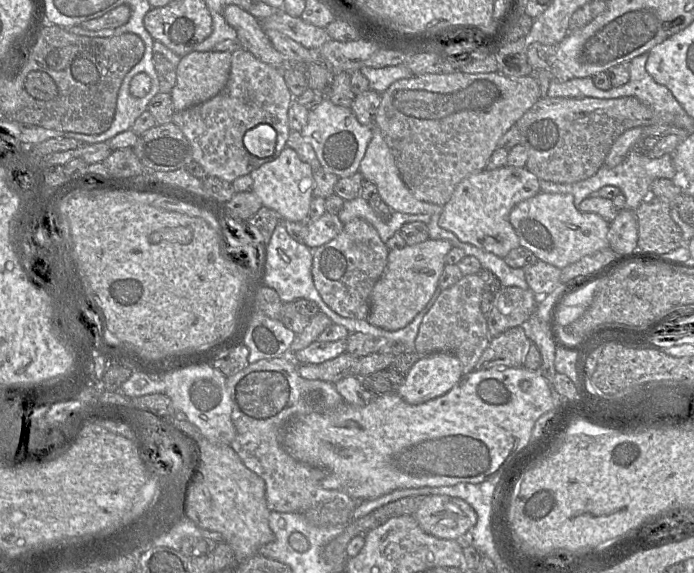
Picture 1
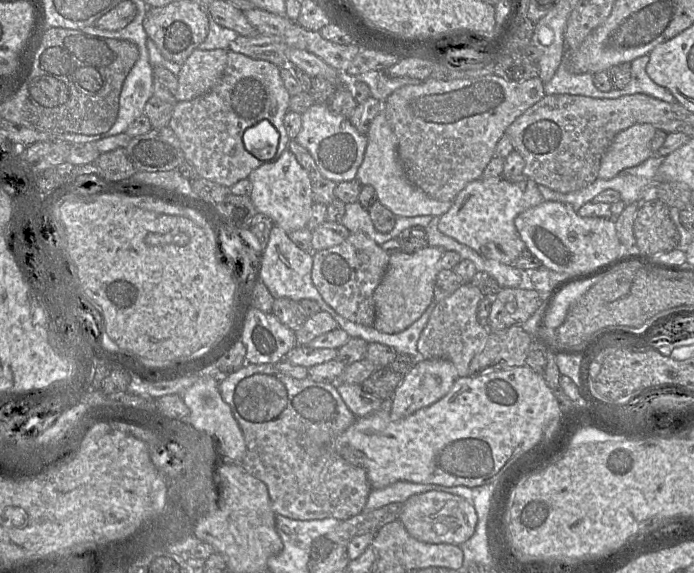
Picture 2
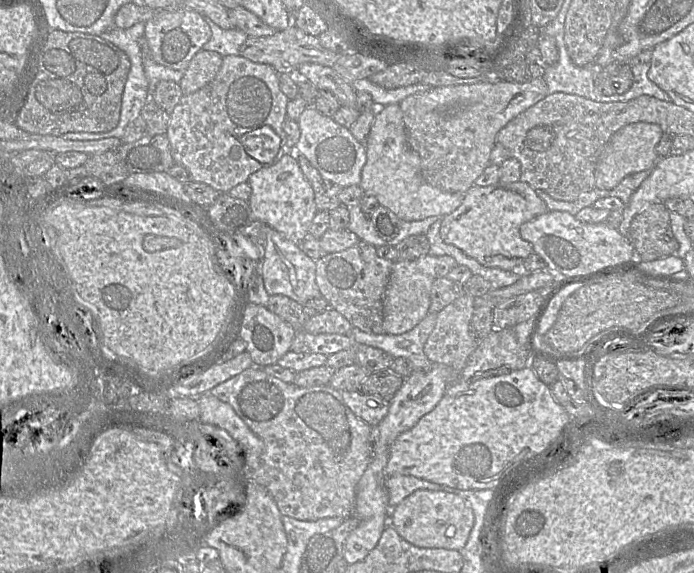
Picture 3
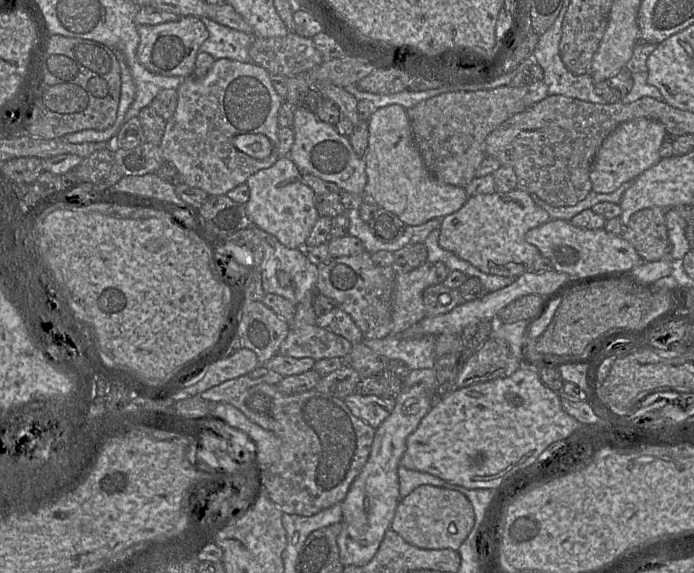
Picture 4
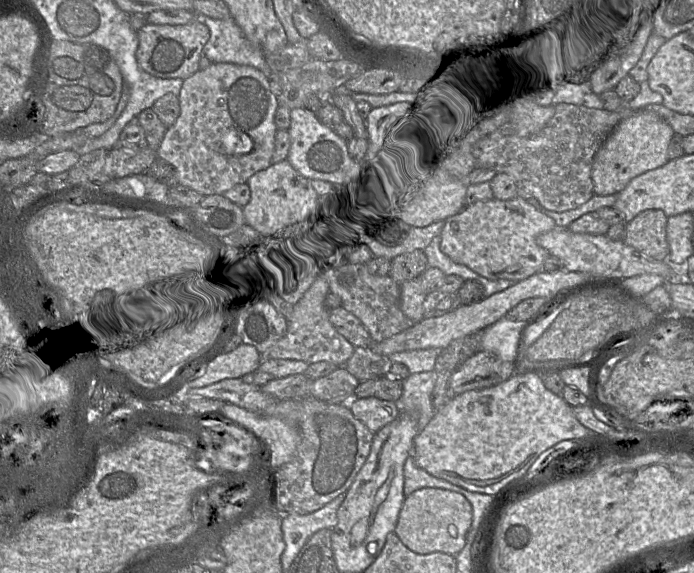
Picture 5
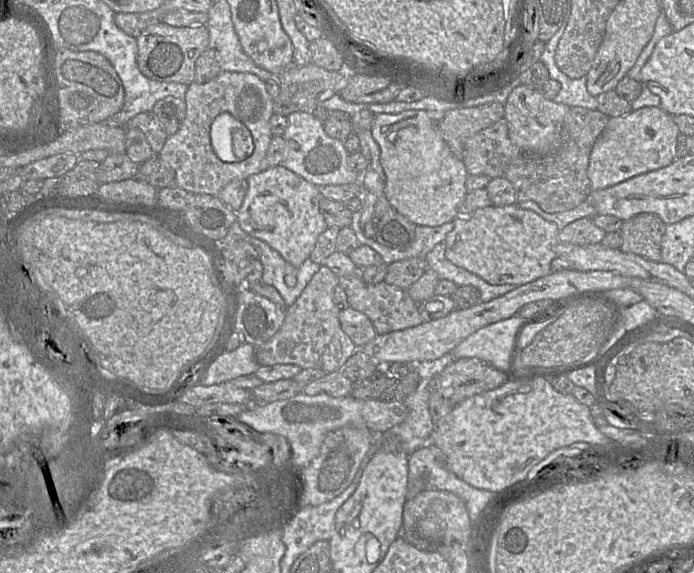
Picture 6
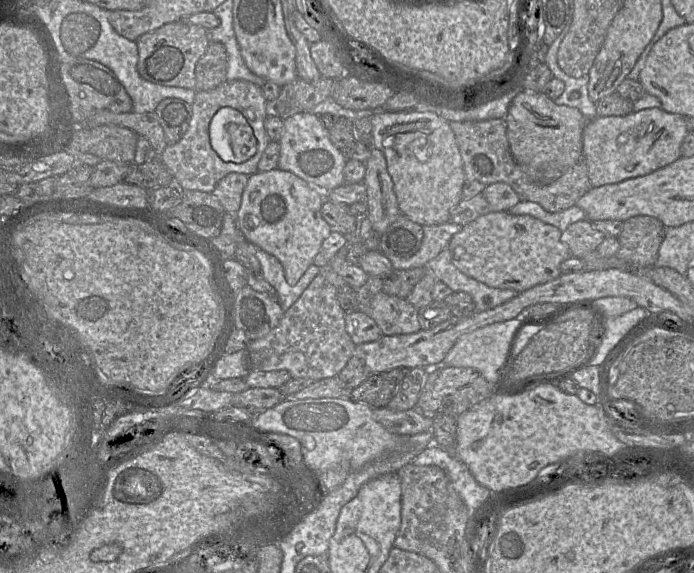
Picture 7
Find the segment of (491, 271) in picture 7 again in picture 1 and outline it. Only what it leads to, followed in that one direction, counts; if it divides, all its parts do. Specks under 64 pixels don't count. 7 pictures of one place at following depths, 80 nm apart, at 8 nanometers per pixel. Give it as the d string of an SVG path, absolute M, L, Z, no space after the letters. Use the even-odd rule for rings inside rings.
M504 166L495 170L484 169L464 178L456 186L450 200L443 205L438 225L452 232L461 242L472 244L487 252L504 258L512 249L520 245L519 238L510 223L511 210L520 202L540 193L540 179L526 167Z

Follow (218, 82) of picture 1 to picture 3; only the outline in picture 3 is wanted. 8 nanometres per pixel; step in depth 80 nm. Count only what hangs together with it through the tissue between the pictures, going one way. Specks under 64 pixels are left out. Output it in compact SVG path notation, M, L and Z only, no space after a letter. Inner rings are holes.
M200 50L183 71L179 82L183 95L189 95L203 88L214 79L222 65L223 57L215 51Z

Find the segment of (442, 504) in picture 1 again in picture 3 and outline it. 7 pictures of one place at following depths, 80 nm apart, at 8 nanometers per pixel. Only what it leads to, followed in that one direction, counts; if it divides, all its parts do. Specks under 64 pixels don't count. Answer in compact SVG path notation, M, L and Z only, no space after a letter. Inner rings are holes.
M419 489L390 508L389 522L398 534L411 544L422 548L446 548L462 550L475 522L470 504L459 495Z

